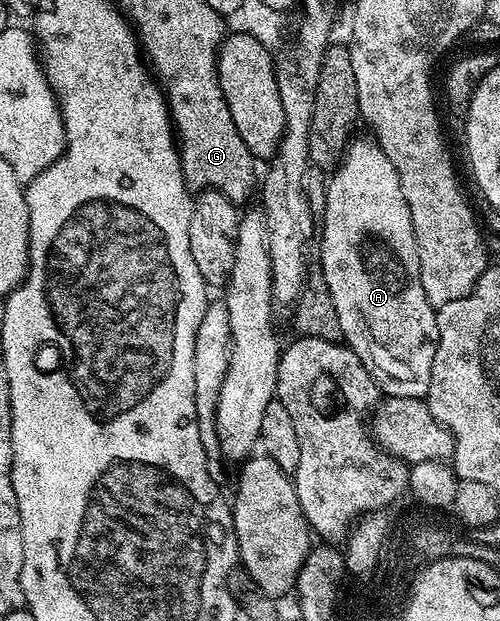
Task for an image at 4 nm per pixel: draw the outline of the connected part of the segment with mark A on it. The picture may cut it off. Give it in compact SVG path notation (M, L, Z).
M353 138L350 139L339 163L328 173L328 176L323 184L325 205L322 206L321 212L319 208L321 276L325 279L323 287L329 293L335 308L335 314L339 318L344 343L357 355L359 362L363 362L363 366L369 371L371 378L377 383L378 389L385 396L415 398L416 400L428 397L429 383L431 382L431 362L435 362L435 350L437 349L437 314L419 279L419 254L415 246L415 230L411 226L411 210L407 206L407 198L403 198L399 174L395 170L395 166L387 158L387 154L383 154L381 147L372 139L357 140L357 138Z

